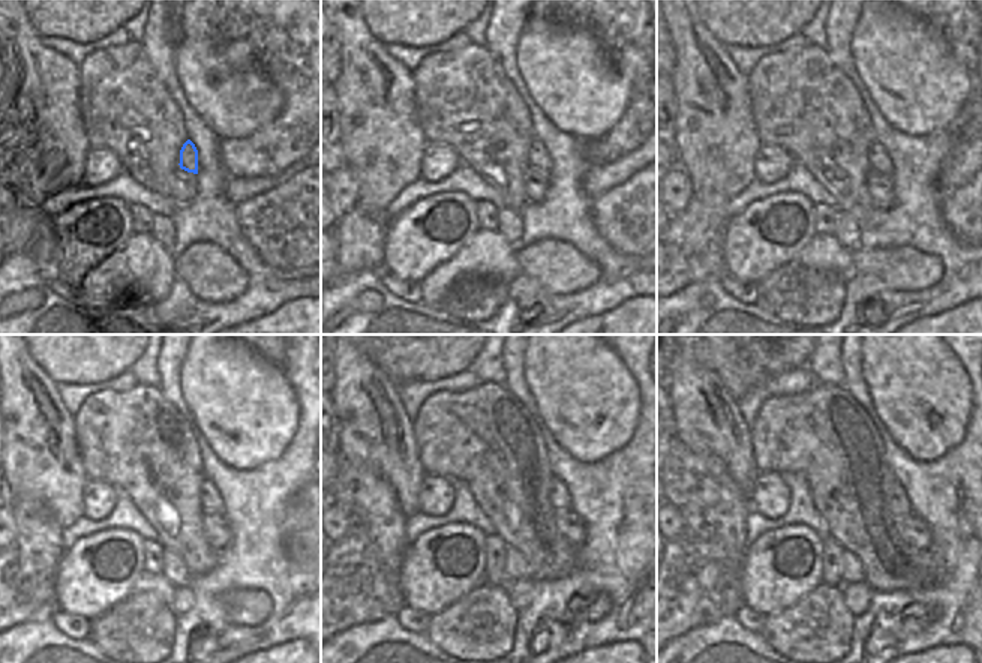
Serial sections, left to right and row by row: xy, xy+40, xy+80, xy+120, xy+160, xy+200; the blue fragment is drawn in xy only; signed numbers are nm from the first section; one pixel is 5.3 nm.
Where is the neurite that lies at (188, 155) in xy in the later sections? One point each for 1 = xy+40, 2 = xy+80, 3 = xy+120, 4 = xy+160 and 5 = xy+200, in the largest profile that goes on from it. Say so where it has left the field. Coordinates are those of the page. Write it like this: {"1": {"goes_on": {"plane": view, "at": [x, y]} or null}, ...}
{"1": {"goes_on": {"plane": "xy+40", "at": [540, 159]}}, "2": {"goes_on": {"plane": "xy+80", "at": [879, 161]}}, "3": {"goes_on": {"plane": "xy+120", "at": [210, 498]}}, "4": {"goes_on": {"plane": "xy+160", "at": [559, 497]}}, "5": {"goes_on": {"plane": "xy+200", "at": [898, 504]}}}

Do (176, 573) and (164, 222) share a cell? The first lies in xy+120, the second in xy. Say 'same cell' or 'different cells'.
same cell

